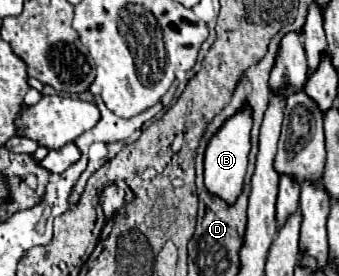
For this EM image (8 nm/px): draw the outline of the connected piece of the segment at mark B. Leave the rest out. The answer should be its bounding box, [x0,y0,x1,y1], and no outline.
[205,104,251,206]

